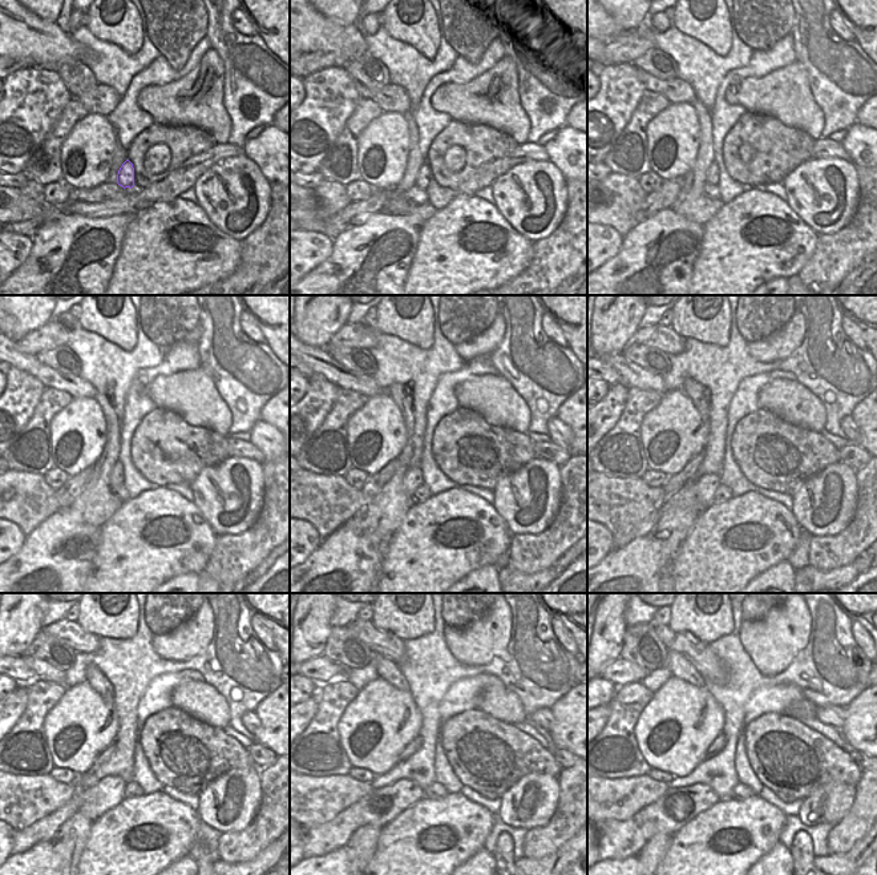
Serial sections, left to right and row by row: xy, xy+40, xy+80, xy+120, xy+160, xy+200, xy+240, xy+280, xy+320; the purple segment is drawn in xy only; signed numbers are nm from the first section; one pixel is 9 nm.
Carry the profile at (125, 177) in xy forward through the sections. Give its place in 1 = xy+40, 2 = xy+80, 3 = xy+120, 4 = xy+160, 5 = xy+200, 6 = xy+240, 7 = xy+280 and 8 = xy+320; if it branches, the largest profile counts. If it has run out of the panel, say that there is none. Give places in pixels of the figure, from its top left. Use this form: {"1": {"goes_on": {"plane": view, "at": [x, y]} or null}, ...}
{"1": {"goes_on": {"plane": "xy+40", "at": [424, 174]}}, "2": {"goes_on": {"plane": "xy+80", "at": [712, 173]}}, "3": {"goes_on": {"plane": "xy+120", "at": [117, 471]}}, "4": {"goes_on": {"plane": "xy+160", "at": [412, 479]}}, "5": {"goes_on": {"plane": "xy+200", "at": [706, 484]}}, "6": {"goes_on": {"plane": "xy+240", "at": [92, 802]}}, "7": {"goes_on": {"plane": "xy+280", "at": [382, 806]}}, "8": {"goes_on": {"plane": "xy+320", "at": [617, 839]}}}

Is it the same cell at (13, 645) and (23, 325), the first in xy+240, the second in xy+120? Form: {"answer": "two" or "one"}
{"answer": "one"}

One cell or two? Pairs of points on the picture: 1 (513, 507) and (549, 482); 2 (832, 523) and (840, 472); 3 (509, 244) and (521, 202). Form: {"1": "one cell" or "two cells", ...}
{"1": "one cell", "2": "one cell", "3": "two cells"}

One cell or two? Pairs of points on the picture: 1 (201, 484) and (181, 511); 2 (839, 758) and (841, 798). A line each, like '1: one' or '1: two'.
1: two
2: two

